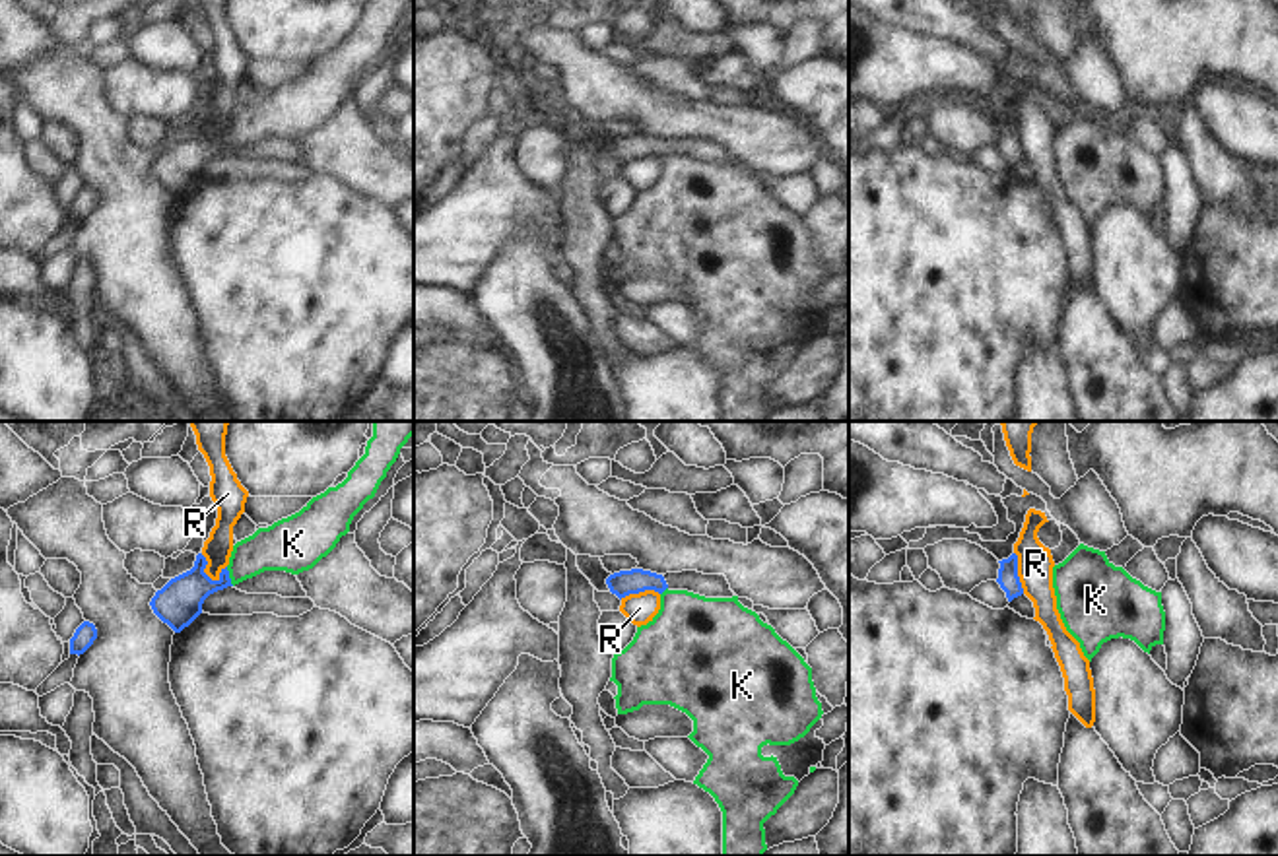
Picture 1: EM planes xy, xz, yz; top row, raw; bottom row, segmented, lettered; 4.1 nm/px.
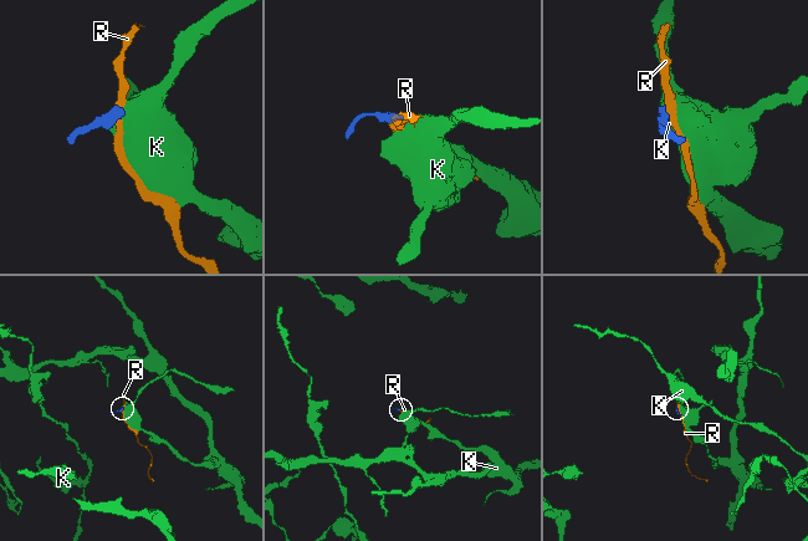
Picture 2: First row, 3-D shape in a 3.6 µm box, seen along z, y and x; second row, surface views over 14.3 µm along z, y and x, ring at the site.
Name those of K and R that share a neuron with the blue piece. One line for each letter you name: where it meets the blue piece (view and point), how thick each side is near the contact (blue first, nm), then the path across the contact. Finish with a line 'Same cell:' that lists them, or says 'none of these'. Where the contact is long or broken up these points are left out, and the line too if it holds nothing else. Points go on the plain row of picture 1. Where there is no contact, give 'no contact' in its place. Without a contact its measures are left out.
Same cell: none of these

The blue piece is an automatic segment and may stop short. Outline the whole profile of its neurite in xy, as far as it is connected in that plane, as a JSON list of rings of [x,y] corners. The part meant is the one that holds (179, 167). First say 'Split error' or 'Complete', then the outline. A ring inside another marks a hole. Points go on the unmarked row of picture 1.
Complete. [[[198,118],[194,132],[171,144],[150,167],[153,179],[175,198],[181,198],[202,179],[202,169],[210,159],[233,151],[227,132],[221,134],[218,146],[212,146],[204,138],[206,130],[206,122]]]

